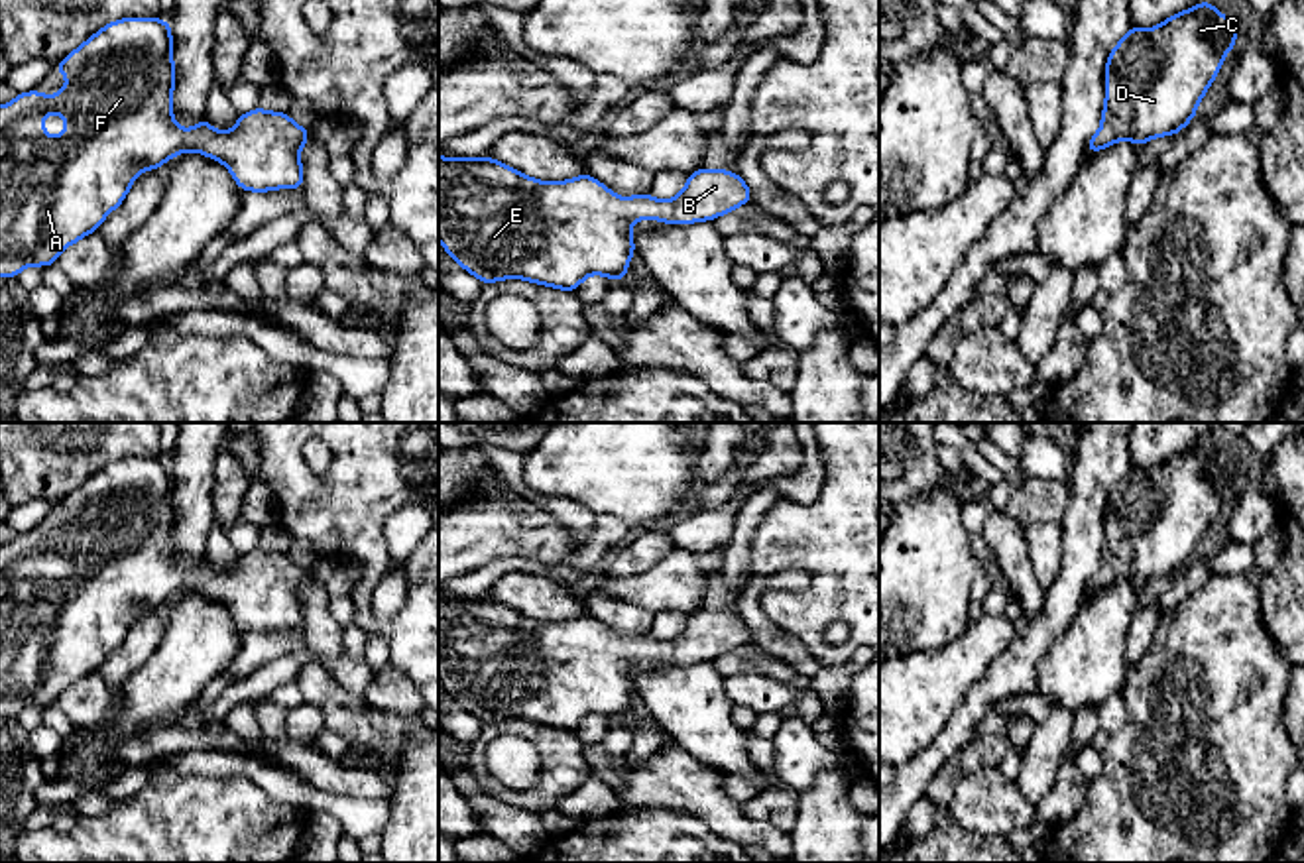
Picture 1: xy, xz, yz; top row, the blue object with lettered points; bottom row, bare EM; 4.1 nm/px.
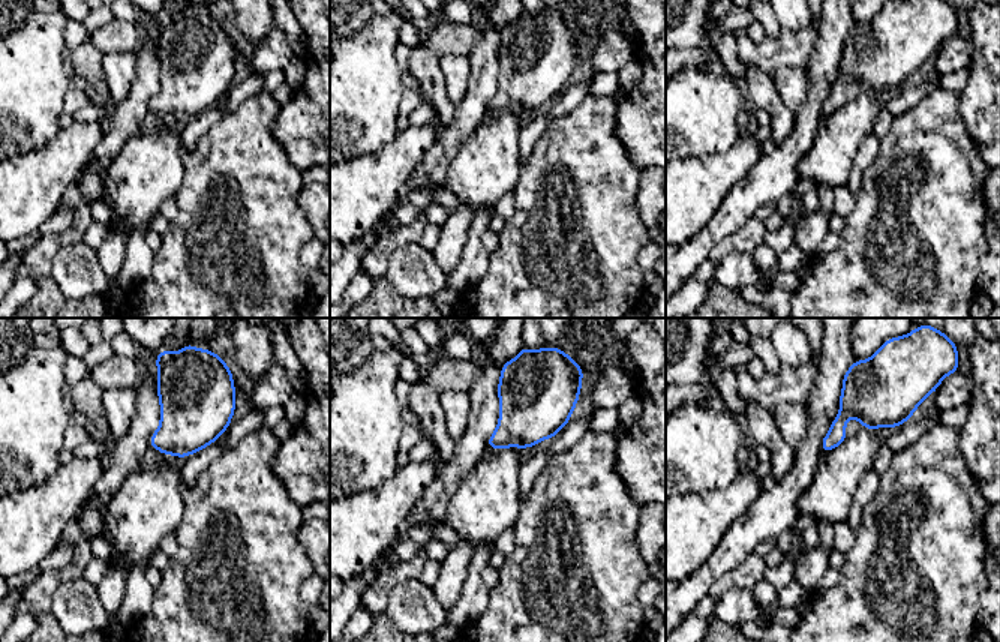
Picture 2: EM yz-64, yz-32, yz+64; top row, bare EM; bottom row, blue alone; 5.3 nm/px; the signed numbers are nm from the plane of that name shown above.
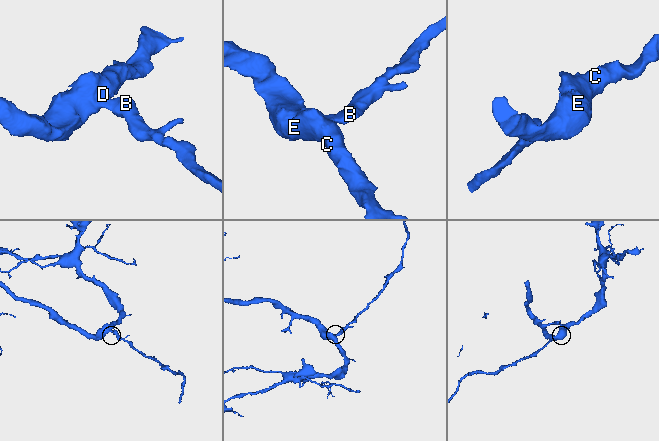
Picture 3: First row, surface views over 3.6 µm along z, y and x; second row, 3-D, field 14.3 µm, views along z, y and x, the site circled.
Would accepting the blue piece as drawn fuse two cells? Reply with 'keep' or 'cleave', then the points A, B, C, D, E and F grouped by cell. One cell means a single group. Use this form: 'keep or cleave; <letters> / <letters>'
keep; A B C D E F

